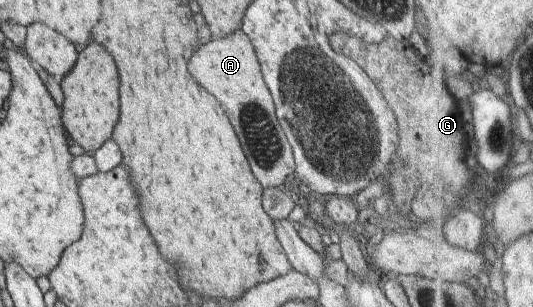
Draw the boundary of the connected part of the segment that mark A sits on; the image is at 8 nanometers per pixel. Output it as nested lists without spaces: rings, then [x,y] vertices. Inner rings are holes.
[[[237,30],[229,37],[205,43],[193,53],[187,69],[193,79],[213,93],[221,103],[262,189],[284,188],[287,177],[295,171],[295,159],[280,123],[271,121],[271,111],[275,111],[273,99],[261,77],[261,65],[248,35],[243,30]],[[241,117],[245,117],[243,123]]]

